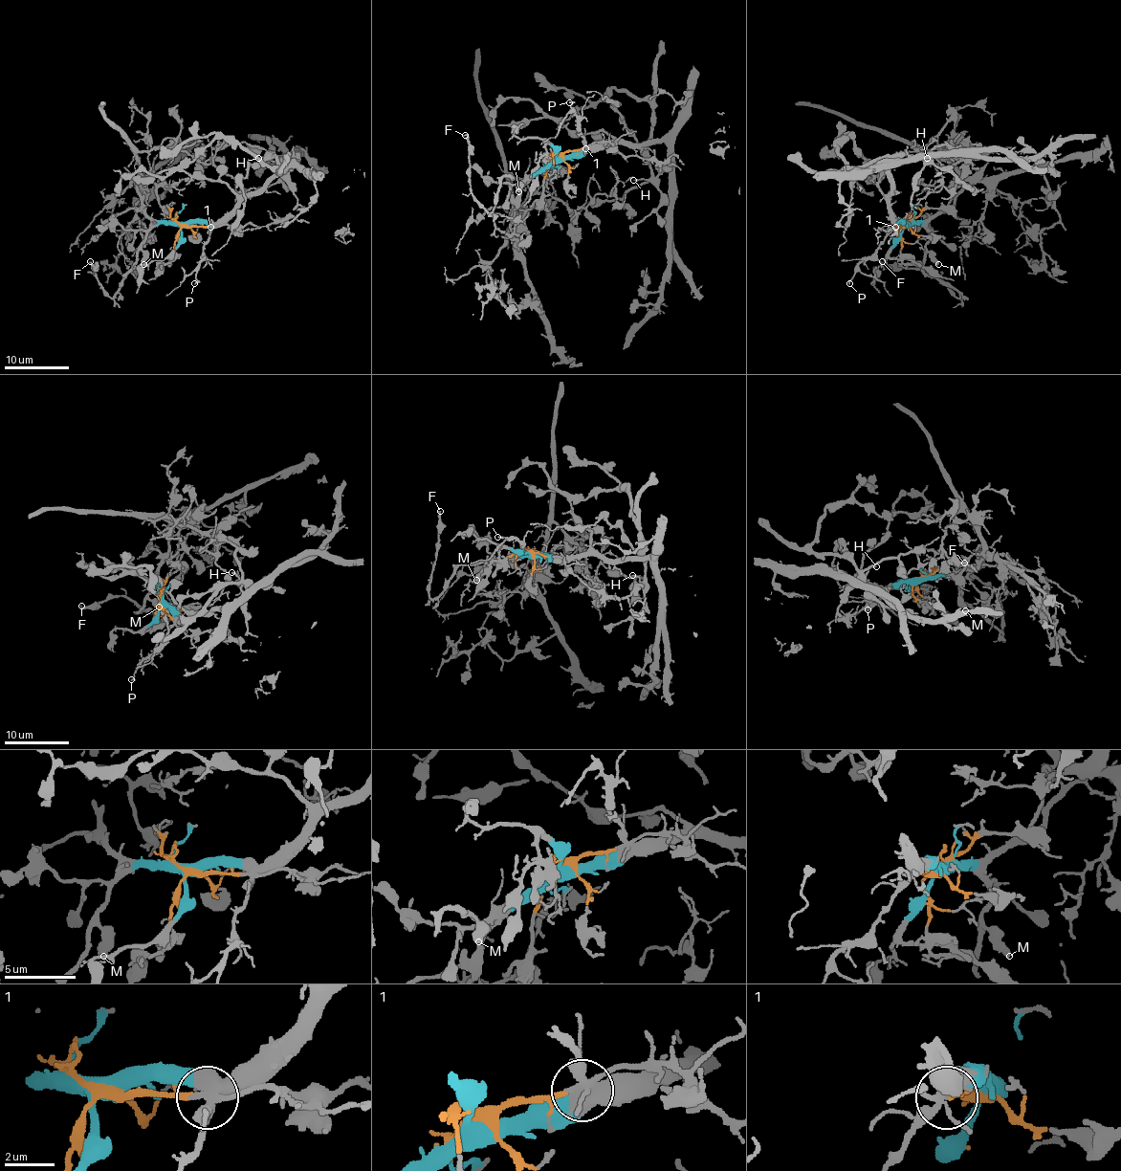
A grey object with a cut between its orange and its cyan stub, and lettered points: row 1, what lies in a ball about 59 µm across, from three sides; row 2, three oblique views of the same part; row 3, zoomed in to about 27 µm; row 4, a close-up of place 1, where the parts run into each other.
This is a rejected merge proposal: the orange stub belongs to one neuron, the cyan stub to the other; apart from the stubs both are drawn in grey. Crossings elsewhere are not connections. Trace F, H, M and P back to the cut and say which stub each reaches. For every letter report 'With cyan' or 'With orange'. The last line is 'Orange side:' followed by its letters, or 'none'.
F: With cyan
H: With cyan
M: With cyan
P: With cyan
Orange side: none

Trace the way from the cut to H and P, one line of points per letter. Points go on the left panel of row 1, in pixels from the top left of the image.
H: (180, 224), (219, 222), (233, 208), (226, 183), (185, 168), (216, 139), (258, 159)
P: (180, 224), (203, 222), (211, 227), (203, 247), (203, 259), (198, 264), (195, 284)

